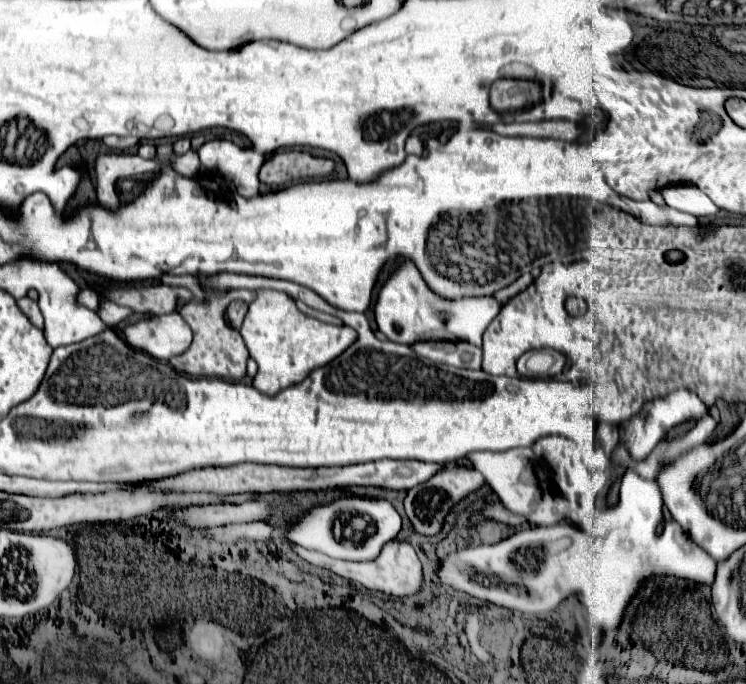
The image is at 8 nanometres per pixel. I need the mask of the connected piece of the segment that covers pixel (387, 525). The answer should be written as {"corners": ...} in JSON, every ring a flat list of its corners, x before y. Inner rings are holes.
{"corners":[[341,498,325,506,317,506,303,514,299,522,289,528,287,538,307,550,317,550,323,552,331,558,339,560,353,560,353,562,367,562,375,560,381,552,381,548,393,540,401,530,401,516,397,510,391,506,387,500,367,500,367,498],[349,516,363,516,367,520,367,528,363,536,359,538,345,538,345,524]]}

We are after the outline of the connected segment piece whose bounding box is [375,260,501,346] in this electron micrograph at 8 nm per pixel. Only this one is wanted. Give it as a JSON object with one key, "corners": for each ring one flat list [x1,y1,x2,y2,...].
{"corners":[[403,260,377,294,375,322,391,342,399,344,413,344,421,340,463,340,481,346,481,336,499,310,501,304,495,296,463,296,455,300,441,298,427,286,417,266,411,260]]}

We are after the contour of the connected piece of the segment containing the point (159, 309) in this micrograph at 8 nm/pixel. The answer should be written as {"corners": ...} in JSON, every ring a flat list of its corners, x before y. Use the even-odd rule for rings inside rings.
{"corners":[[133,284,113,286,103,294,111,302,119,306,129,306,141,314,167,314,177,308,179,300,189,302,193,298,187,288,173,288,167,284,151,284,147,288,137,288]]}

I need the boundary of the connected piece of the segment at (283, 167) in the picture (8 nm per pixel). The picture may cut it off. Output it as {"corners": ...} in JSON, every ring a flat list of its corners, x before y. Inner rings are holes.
{"corners":[[285,150,275,152,275,156,265,160,259,172,259,180,263,184,277,186,293,180,327,178,333,174,333,168,335,162,329,158,317,158,303,150]]}

